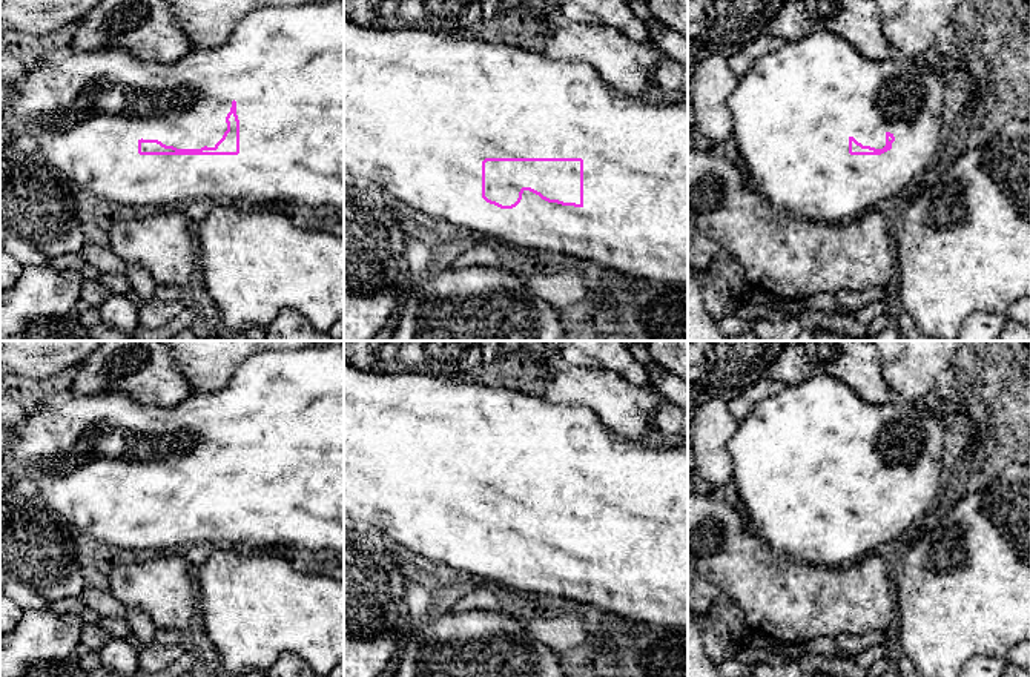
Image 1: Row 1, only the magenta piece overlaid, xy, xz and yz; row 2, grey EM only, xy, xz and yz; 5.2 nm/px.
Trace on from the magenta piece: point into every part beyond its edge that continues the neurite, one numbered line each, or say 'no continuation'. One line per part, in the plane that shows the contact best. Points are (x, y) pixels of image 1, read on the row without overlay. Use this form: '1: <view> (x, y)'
1: xz (422, 453)

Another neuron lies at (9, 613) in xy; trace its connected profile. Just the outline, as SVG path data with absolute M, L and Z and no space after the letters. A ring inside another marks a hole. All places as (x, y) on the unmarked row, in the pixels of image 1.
M0 596L0 632L12 631L20 622L23 611L6 596Z

